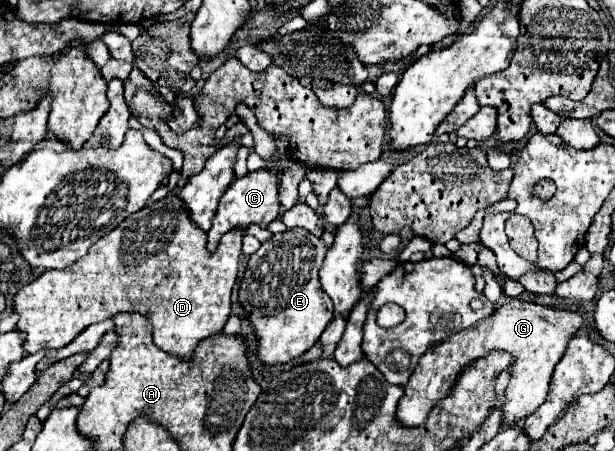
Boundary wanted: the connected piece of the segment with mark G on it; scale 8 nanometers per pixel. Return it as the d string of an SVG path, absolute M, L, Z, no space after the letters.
M513 297L501 301L501 305L497 305L493 315L489 315L487 319L451 335L443 343L437 343L425 351L425 355L417 363L417 371L405 385L405 395L397 407L397 419L401 419L401 423L407 427L423 425L431 407L449 393L465 363L487 355L491 349L503 349L513 355L513 373L505 391L503 423L511 425L515 421L521 421L523 417L531 415L531 411L535 411L547 397L555 363L563 359L569 339L583 325L583 315L585 313L581 311L527 303Z

